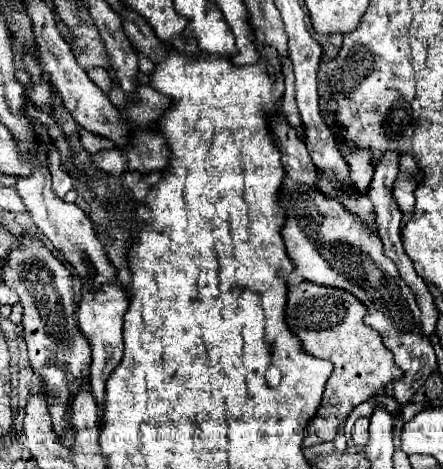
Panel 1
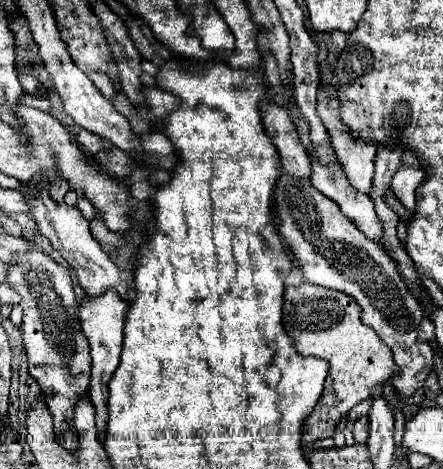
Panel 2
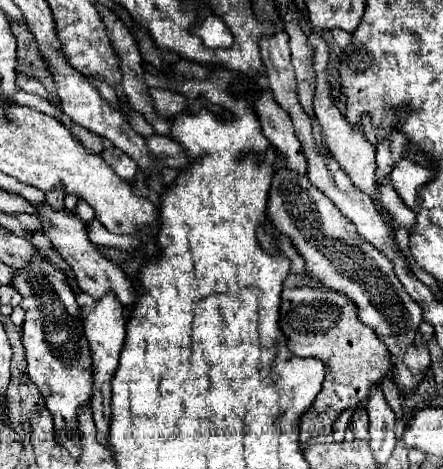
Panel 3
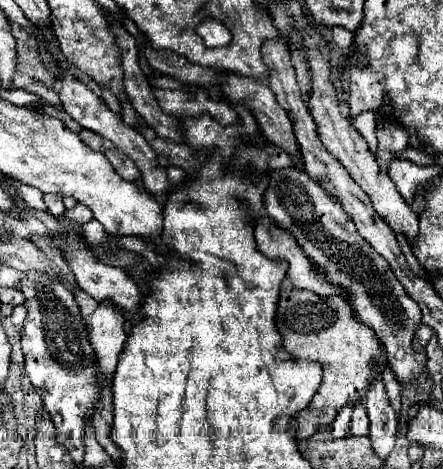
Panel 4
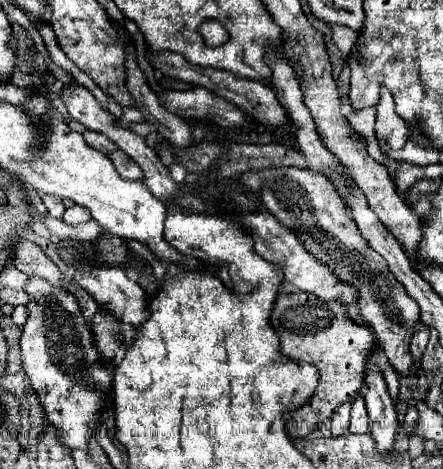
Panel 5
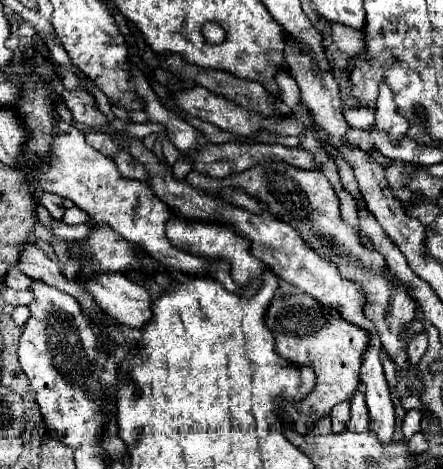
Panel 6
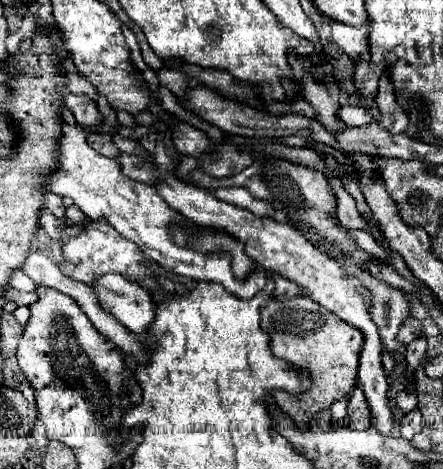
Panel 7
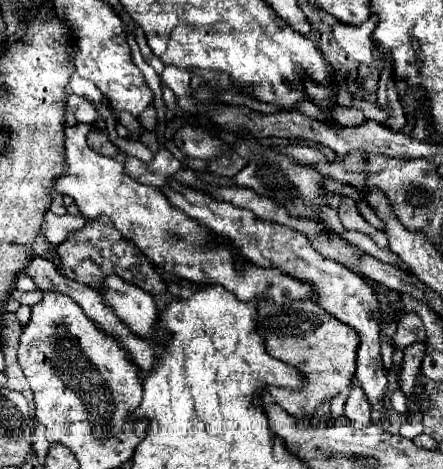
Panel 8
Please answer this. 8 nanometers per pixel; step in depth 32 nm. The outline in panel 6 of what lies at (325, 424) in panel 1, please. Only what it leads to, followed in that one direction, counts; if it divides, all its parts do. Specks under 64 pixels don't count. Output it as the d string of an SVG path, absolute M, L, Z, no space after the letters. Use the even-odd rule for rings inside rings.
M308 294L292 296L274 296L268 314L266 326L276 336L276 352L294 362L308 364L316 370L316 388L300 404L288 402L284 412L290 416L294 430L298 434L308 434L318 420L328 416L332 408L344 400L352 398L352 392L360 388L360 368L364 360L364 348L368 346L368 334L354 324L348 324L340 312L324 308L316 298Z

